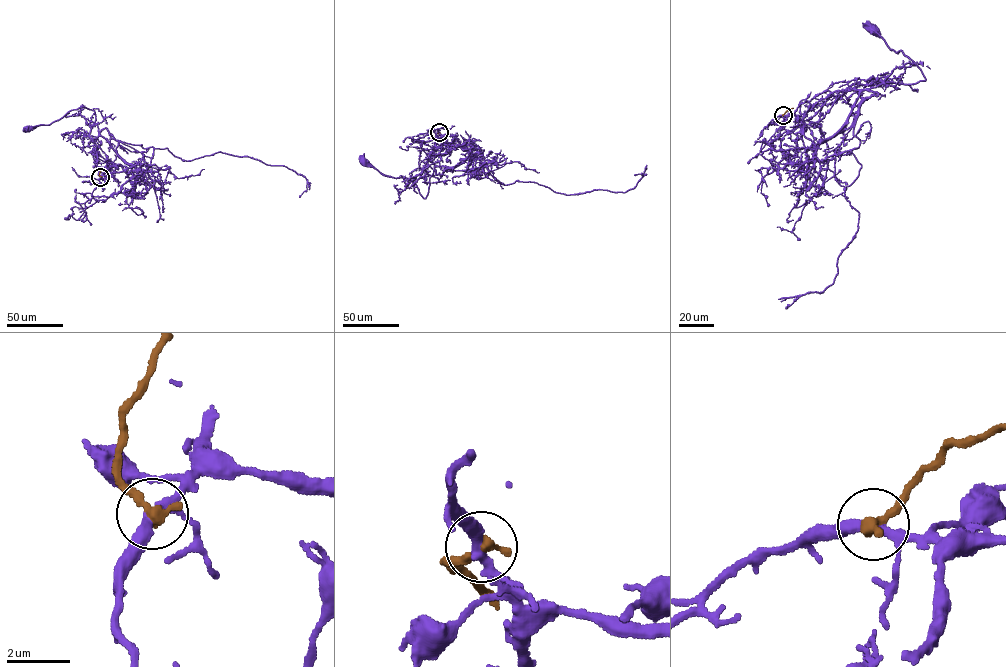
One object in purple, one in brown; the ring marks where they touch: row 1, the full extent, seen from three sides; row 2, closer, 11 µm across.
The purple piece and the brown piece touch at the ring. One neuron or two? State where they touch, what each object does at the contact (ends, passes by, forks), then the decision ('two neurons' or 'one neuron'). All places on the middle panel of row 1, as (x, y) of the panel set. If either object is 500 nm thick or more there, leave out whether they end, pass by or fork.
(439, 132) | purple forks | brown ends | two neurons

